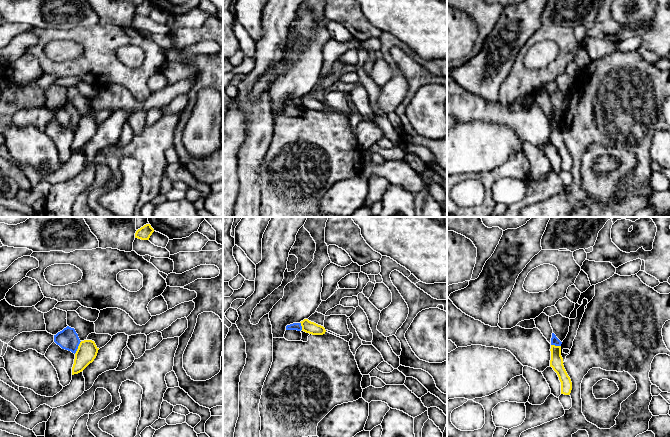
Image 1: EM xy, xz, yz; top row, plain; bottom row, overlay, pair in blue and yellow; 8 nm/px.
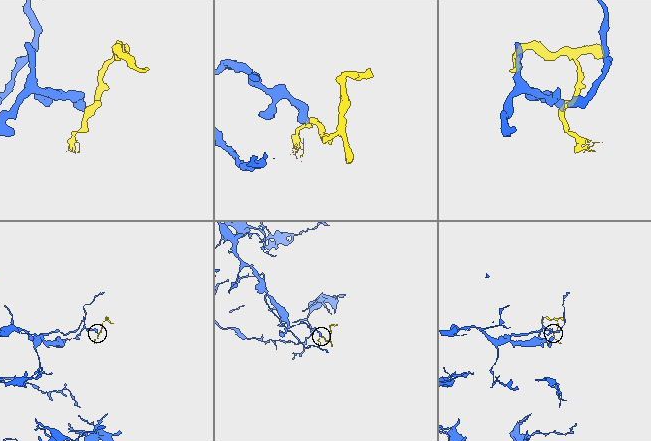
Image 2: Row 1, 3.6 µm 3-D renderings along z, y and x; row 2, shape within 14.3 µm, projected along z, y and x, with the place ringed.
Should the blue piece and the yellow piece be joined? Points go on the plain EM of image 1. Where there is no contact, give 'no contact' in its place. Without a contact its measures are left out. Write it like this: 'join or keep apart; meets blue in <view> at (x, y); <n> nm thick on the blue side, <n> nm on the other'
keep apart; meets blue in xy at (77, 123); 170 nm thick on the blue side, 160 nm on the other

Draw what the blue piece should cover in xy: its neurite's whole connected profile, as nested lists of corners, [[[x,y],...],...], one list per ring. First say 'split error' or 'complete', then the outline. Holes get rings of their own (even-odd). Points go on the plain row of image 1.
complete; [[[67,102],[54,111],[54,118],[62,125],[71,127],[75,130],[81,117],[75,105]]]

